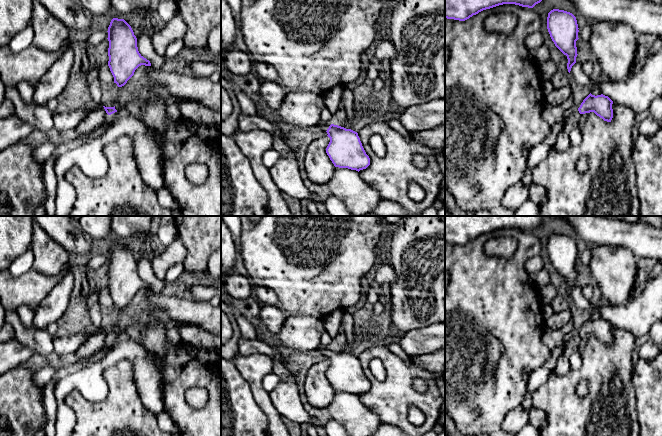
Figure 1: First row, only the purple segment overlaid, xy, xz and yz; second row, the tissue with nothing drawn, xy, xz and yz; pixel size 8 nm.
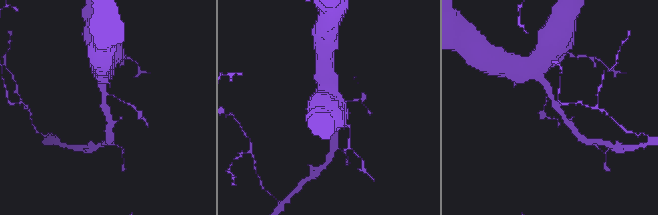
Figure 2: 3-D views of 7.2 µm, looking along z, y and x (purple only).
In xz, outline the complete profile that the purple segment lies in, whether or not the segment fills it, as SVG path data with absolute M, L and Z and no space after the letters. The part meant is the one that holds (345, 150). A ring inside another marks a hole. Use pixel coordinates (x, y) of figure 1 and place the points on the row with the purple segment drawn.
M320 122L318 126L330 138L326 153L335 167L359 172L370 165L357 132L331 123Z

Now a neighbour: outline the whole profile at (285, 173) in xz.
M292 150L288 156L281 155L279 161L269 168L269 171L274 183L282 193L297 198L300 201L313 200L323 202L325 200L313 194L303 184L297 158Z

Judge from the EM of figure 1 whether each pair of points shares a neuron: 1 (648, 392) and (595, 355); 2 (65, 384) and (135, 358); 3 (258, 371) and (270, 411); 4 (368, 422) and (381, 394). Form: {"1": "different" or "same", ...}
{"1": "different", "2": "same", "3": "same", "4": "different"}

